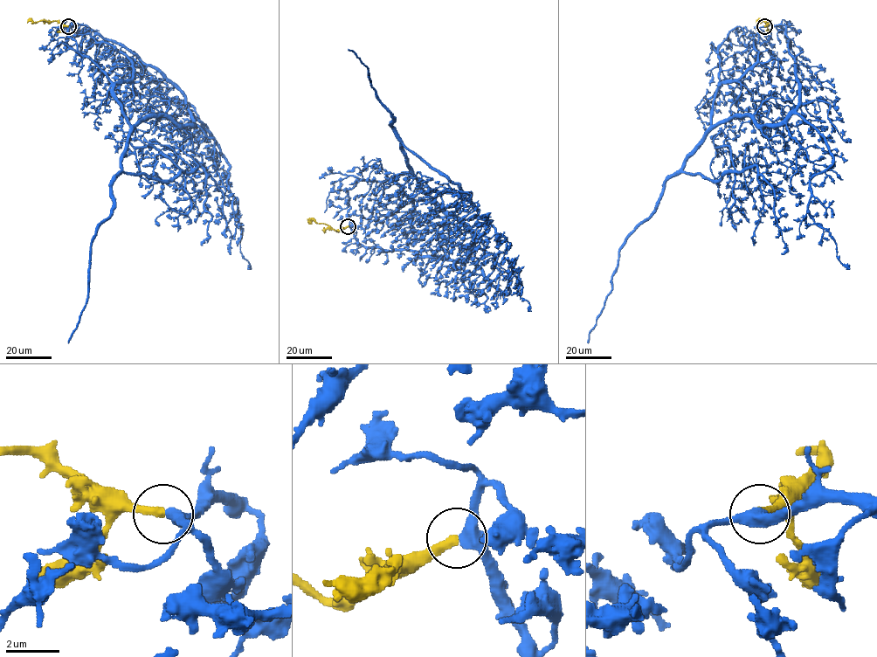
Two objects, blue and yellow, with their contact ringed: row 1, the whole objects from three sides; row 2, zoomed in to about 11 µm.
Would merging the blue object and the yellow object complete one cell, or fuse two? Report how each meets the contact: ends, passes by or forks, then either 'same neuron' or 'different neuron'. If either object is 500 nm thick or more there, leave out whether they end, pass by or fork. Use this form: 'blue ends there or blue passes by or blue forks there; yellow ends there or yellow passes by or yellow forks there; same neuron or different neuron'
blue passes by; yellow ends there; same neuron

